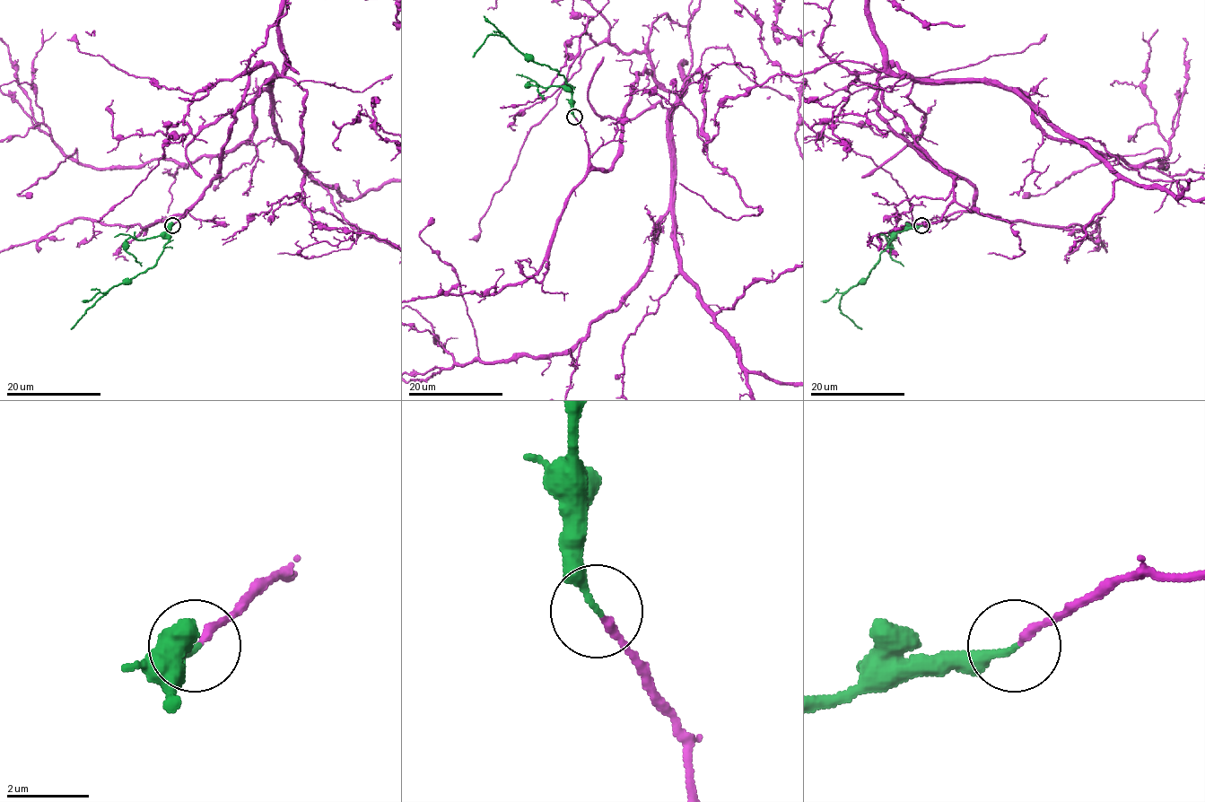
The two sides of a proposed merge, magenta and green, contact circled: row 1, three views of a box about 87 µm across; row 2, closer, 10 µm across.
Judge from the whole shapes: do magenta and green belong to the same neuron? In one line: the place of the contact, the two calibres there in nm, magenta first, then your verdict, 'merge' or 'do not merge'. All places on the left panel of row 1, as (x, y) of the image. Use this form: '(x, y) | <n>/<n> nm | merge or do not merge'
(172, 225) | 190/170 nm | merge

